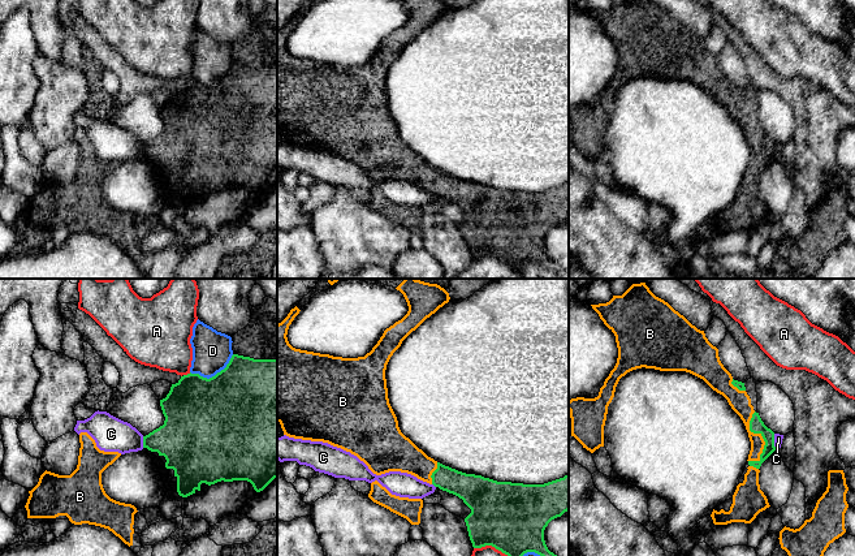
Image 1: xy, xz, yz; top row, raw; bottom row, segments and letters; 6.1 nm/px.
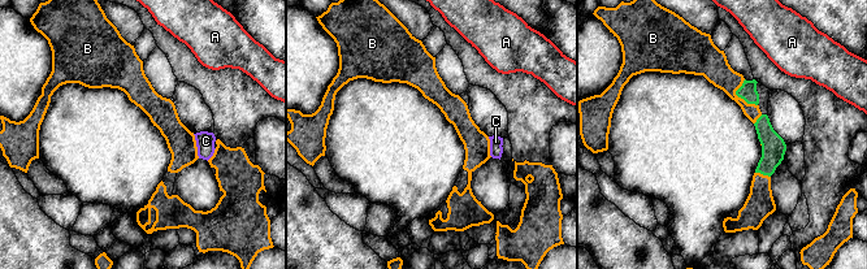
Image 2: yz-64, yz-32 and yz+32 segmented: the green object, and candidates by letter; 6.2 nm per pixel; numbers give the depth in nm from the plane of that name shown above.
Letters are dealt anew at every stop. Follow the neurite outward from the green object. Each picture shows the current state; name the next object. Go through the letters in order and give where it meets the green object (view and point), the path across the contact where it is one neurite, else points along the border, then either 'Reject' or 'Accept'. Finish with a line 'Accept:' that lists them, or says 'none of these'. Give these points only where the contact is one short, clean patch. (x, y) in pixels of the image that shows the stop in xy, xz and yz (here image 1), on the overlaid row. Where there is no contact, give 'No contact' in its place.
A: Touches green at xz (491, 544). Reject
B: Touches green at yz (763, 438). Accept
C: Touches green at yz (773, 442). Boundary: yz (773, 434), (776, 449). Reject
D: Touches green at xy (215, 375). Reject
Accept: B

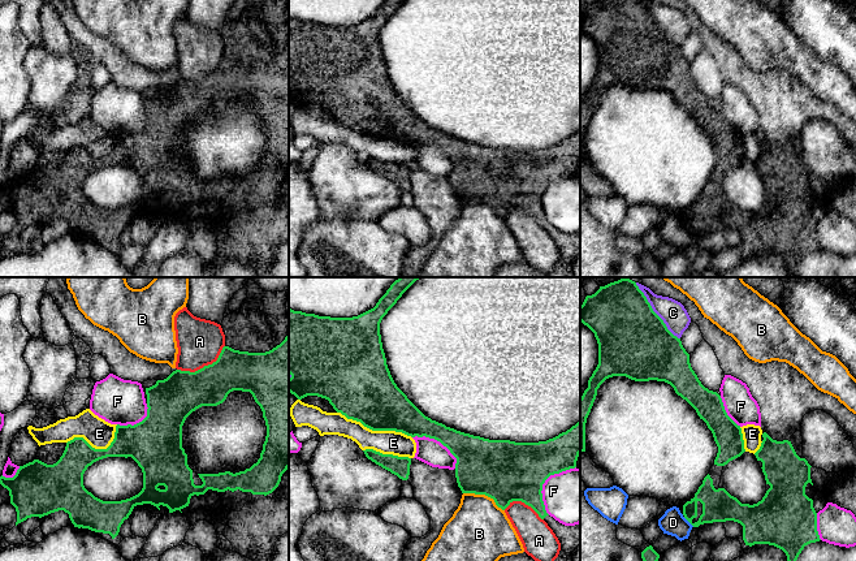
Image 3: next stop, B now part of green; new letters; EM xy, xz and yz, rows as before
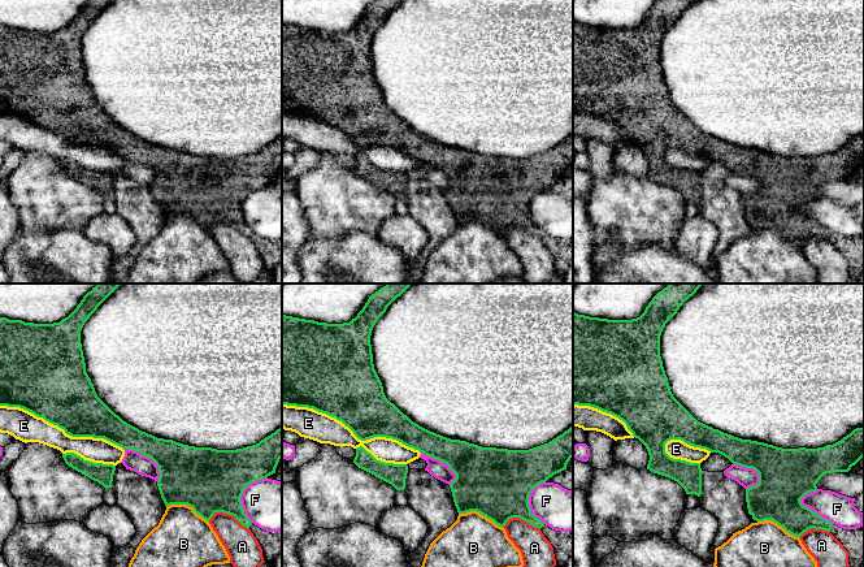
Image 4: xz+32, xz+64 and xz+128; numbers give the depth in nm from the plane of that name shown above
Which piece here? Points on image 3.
A: Touches green at xy (204, 366). Reject
B: Touches green at xz (484, 493). Reject
C: Touches green at yz (653, 311). Reject
D: Touches green at yz (688, 521). Reject
E: Touches green at xz (375, 430). Reject
F: Touches green at xz (544, 482). Reject
Accept: none of these

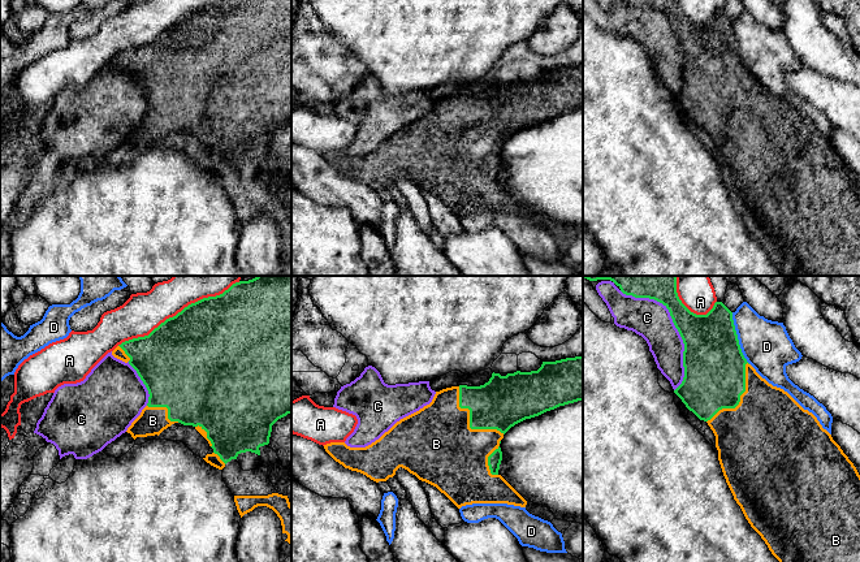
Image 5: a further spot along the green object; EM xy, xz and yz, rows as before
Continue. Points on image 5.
A: Touches green at xy (178, 312). Reject
B: Touches green at xz (470, 422). Accept
C: Touches green at yz (675, 327). Reject
D: Touches green at yz (737, 338). Reject
Accept: B

